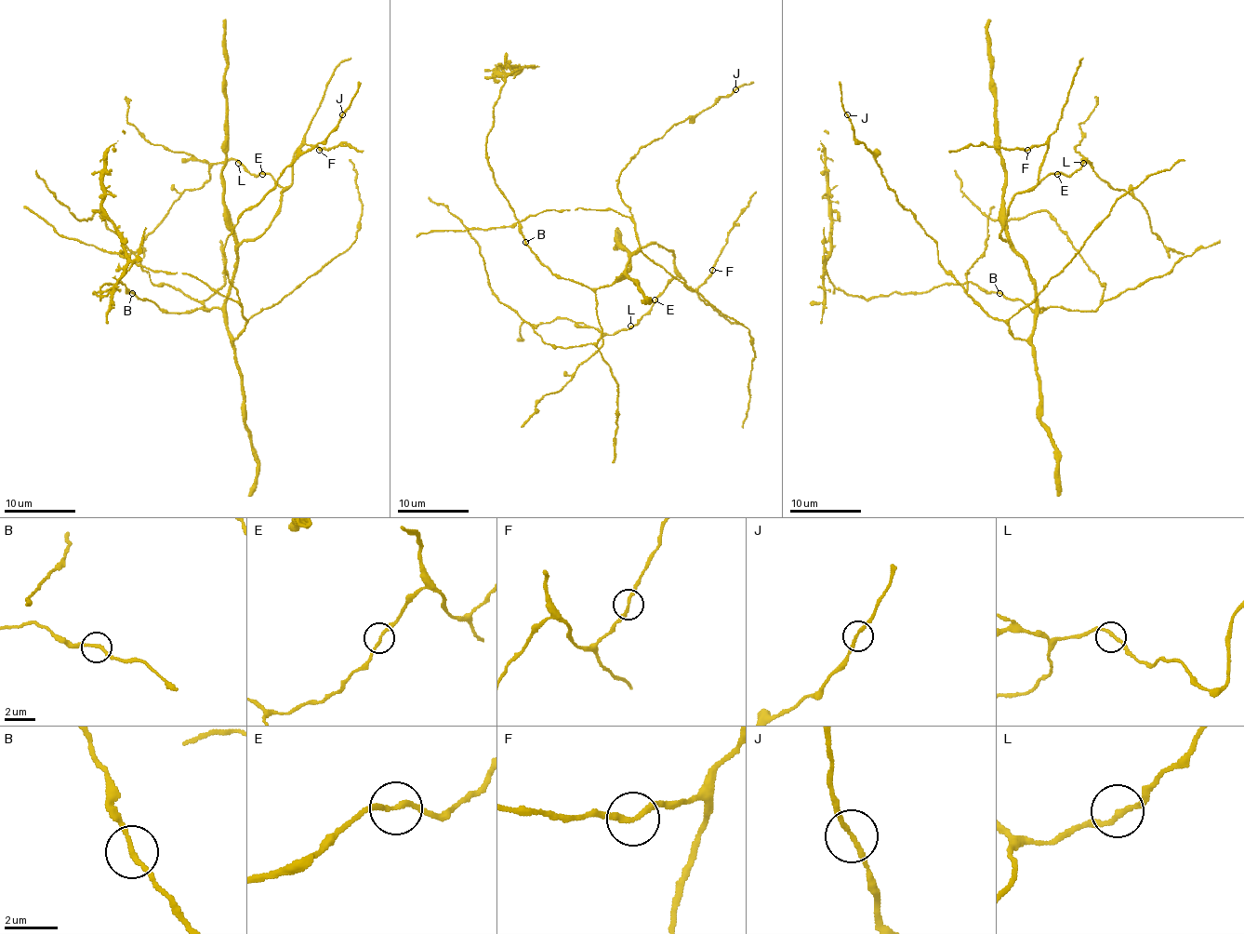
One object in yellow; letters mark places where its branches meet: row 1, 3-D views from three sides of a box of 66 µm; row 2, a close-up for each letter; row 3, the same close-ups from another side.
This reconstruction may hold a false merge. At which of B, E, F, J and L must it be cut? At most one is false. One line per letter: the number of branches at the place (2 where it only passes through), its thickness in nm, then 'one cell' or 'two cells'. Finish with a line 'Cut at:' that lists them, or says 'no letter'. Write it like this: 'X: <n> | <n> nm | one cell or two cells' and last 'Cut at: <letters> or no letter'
B: 2 | 180 nm | one cell
E: 2 | 180 nm | one cell
F: 2 | 200 nm | one cell
J: 2 | 190 nm | one cell
L: 2 | 200 nm | one cell
Cut at: no letter

